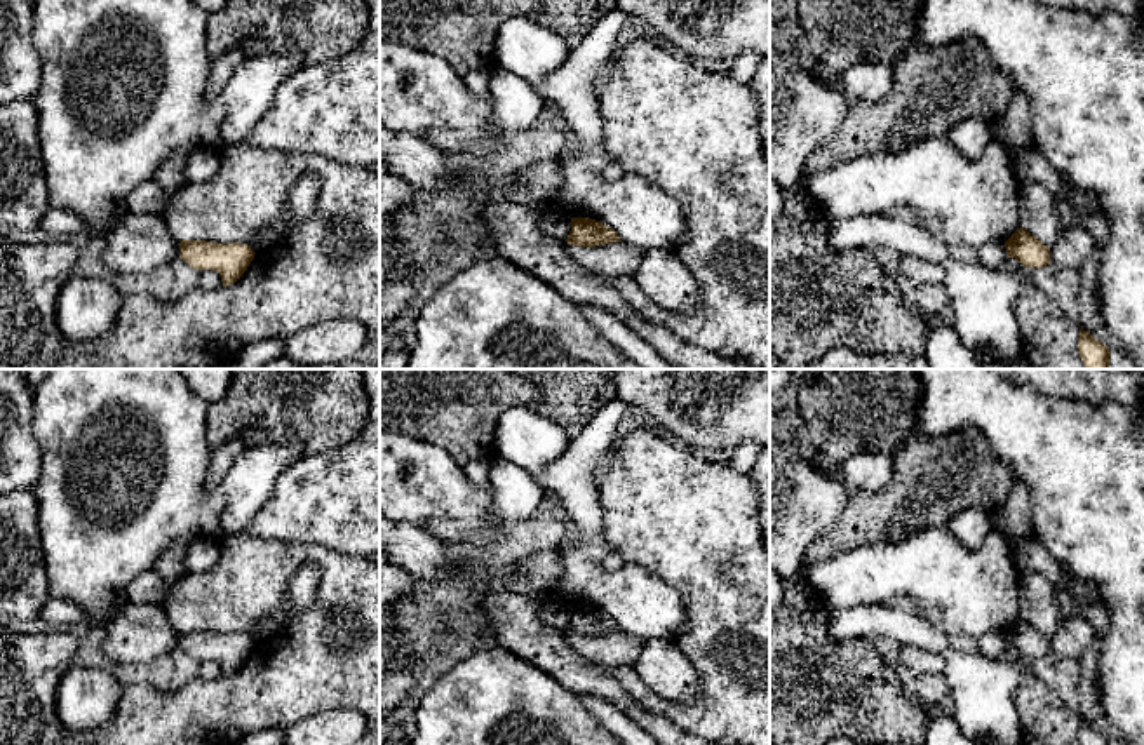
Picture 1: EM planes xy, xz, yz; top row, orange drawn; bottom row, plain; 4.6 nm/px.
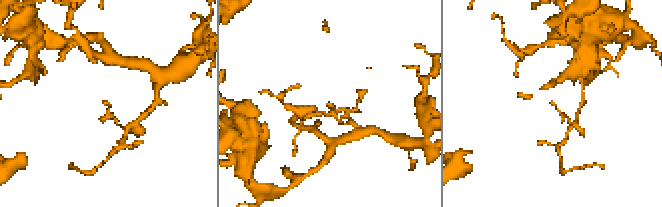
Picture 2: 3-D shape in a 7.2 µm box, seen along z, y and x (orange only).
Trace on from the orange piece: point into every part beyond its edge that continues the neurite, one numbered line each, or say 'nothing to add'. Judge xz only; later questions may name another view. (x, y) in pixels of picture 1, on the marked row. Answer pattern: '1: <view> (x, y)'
nothing to add

